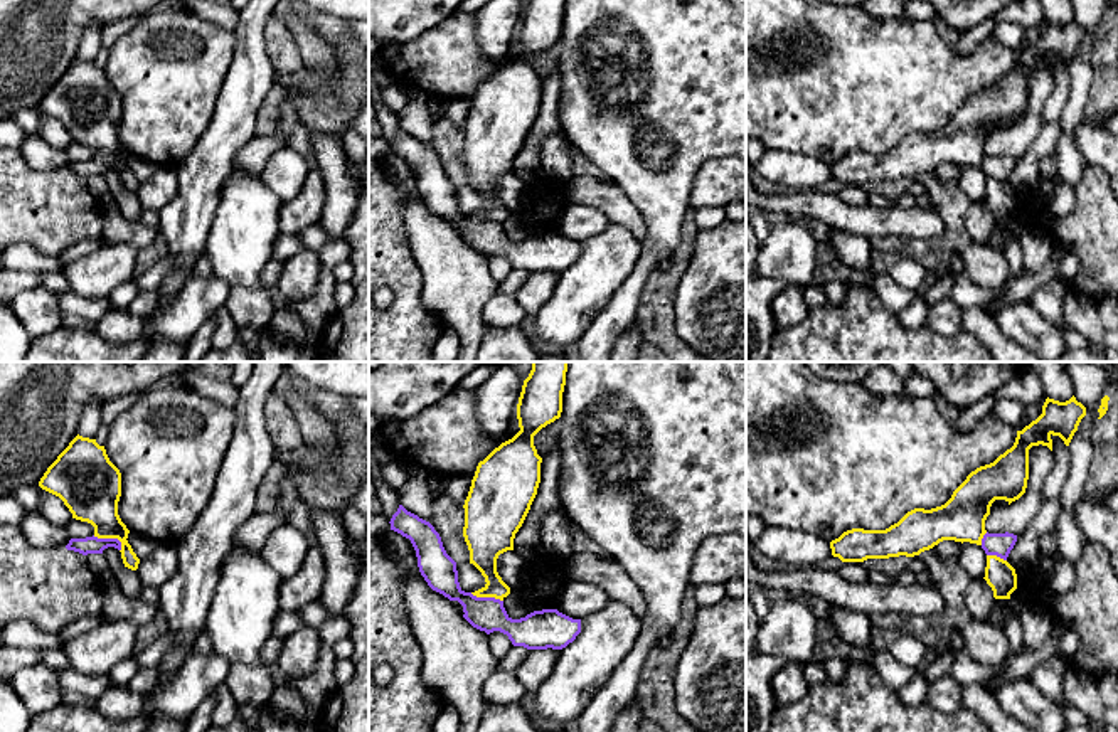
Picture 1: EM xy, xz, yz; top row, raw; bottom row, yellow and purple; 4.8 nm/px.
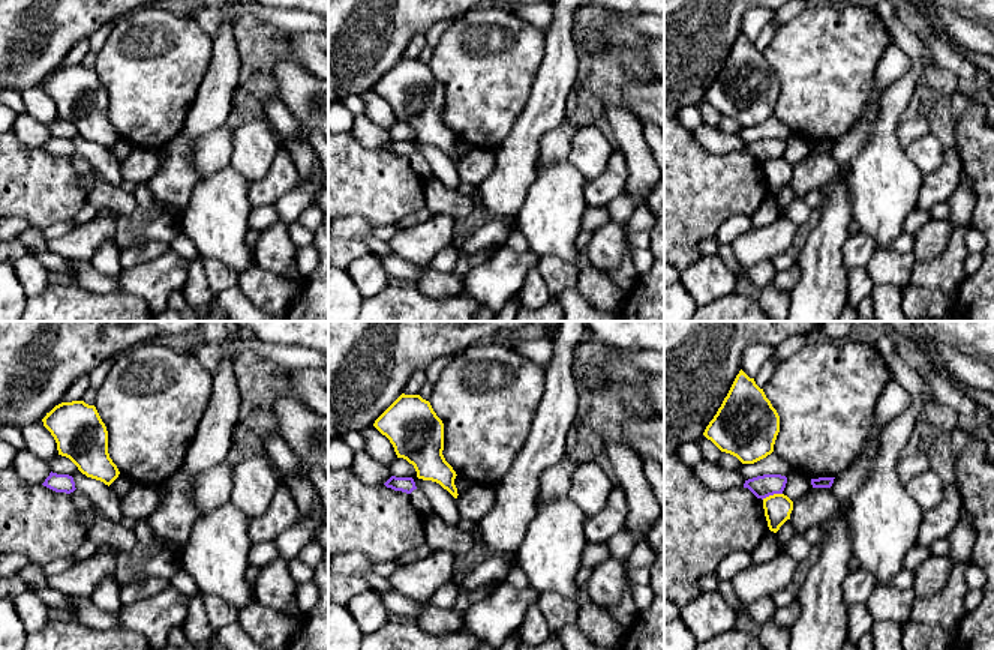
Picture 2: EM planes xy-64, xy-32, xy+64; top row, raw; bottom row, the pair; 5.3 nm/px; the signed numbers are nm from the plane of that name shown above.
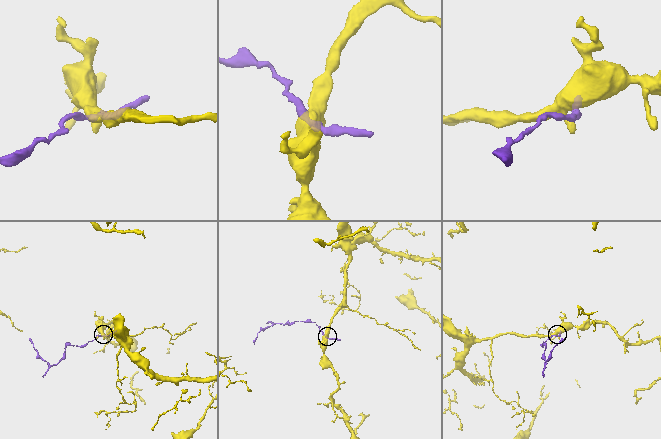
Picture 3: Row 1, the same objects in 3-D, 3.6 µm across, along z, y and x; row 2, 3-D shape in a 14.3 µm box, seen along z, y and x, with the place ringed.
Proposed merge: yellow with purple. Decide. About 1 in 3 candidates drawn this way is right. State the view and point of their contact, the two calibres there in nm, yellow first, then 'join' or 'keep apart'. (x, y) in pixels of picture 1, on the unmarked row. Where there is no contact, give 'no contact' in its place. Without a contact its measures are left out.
contact xy (110, 160); calibres 280 and 80 nm; keep apart

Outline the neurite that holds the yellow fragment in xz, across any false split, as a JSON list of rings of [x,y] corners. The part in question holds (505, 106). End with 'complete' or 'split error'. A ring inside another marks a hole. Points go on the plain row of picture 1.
[[[527,0],[517,27],[517,42],[520,54],[508,64],[495,71],[478,86],[468,119],[465,123],[463,160],[473,187],[485,200],[485,209],[475,215],[476,220],[495,220],[503,224],[510,210],[497,195],[497,182],[507,173],[514,173],[514,162],[522,150],[540,106],[540,86],[534,69],[534,59],[561,40],[562,15],[566,0]]]; complete

